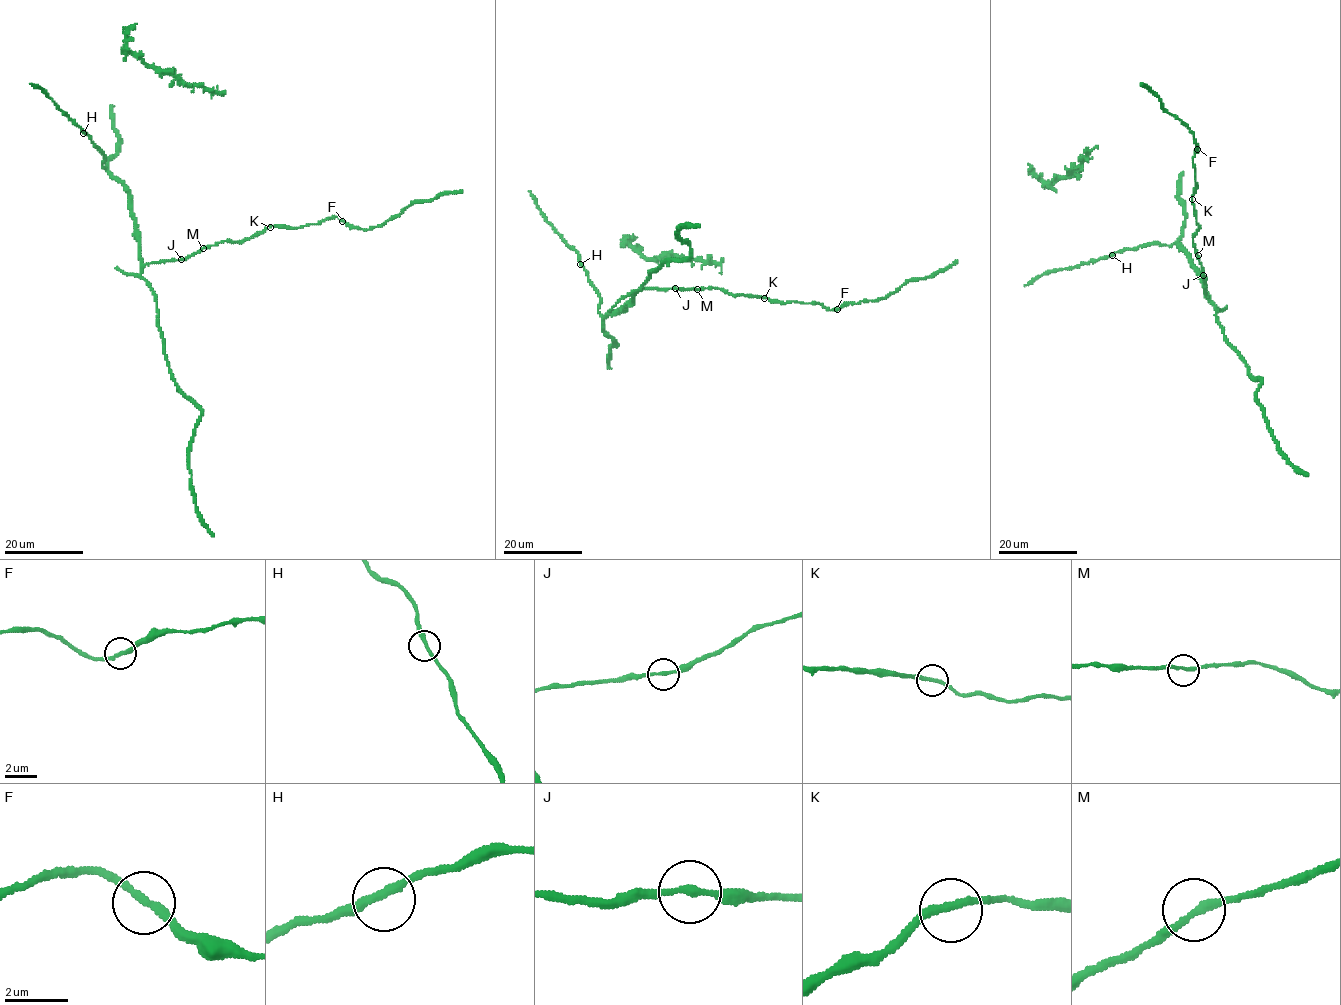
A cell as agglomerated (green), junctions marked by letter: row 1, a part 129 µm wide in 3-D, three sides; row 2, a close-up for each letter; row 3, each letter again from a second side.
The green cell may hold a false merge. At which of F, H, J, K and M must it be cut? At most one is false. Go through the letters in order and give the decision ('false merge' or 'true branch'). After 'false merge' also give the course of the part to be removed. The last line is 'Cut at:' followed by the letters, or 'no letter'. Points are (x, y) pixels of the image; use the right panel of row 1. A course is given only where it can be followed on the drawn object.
F: true branch
H: true branch
J: true branch
K: true branch
M: true branch
Cut at: no letter

